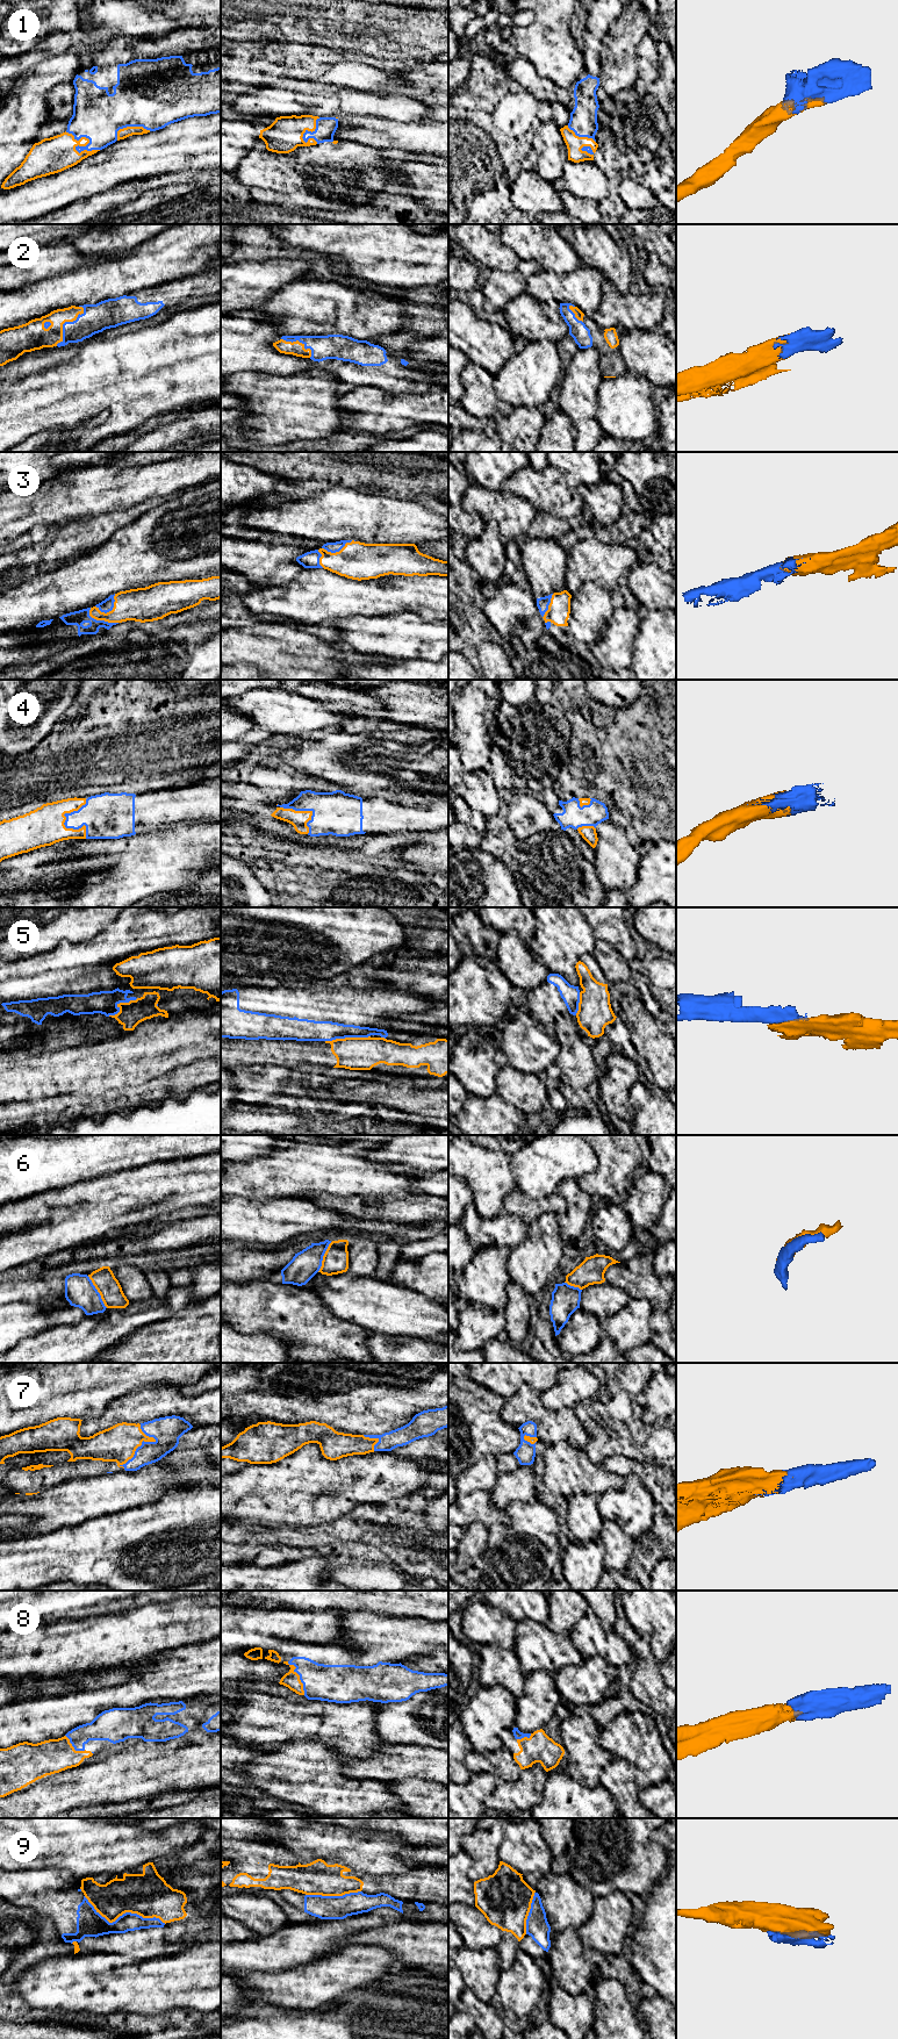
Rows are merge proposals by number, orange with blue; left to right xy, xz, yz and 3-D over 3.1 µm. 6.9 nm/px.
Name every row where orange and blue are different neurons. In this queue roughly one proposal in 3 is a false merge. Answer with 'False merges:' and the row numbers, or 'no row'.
False merges: 5, 6, 9

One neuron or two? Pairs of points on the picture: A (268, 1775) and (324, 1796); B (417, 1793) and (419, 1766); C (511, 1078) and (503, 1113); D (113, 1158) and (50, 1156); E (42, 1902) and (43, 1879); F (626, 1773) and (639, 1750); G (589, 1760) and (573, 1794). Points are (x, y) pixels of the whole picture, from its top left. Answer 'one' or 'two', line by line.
A: one
B: two
C: two
D: one
E: one
F: two
G: two

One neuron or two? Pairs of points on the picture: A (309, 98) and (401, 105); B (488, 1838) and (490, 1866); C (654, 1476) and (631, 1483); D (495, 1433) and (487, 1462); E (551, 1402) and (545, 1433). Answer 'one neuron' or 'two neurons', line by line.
A: one neuron
B: one neuron
C: two neurons
D: two neurons
E: two neurons

